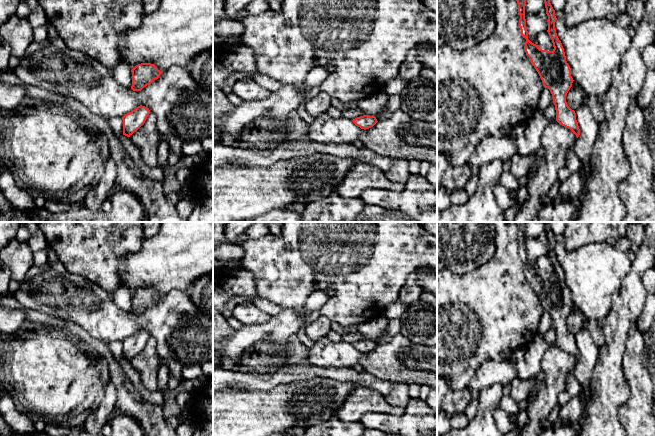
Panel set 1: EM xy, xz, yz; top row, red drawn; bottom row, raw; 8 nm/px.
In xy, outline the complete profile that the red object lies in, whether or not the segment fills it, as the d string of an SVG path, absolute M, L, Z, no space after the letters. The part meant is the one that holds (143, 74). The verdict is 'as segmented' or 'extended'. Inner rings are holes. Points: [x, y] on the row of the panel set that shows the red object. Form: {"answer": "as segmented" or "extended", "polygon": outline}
{"answer": "as segmented", "polygon": "M141 63L136 65L132 70L132 86L133 91L141 91L144 87L158 79L162 71L158 70L154 64Z"}

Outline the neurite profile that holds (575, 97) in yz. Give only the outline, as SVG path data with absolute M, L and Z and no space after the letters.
M571 87L566 96L566 102L568 106L576 111L585 101L585 94L580 87Z

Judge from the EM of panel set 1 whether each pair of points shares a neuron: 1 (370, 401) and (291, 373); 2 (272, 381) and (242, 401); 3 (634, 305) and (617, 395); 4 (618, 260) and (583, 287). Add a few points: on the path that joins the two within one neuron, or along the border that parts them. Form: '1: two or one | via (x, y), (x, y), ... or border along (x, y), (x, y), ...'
1: two | border along (357, 386), (373, 388), (380, 393)
2: two | border along (281, 384), (268, 390), (235, 389)
3: one | via (617, 327), (615, 373)
4: one | via (609, 265), (605, 265), (592, 278)

